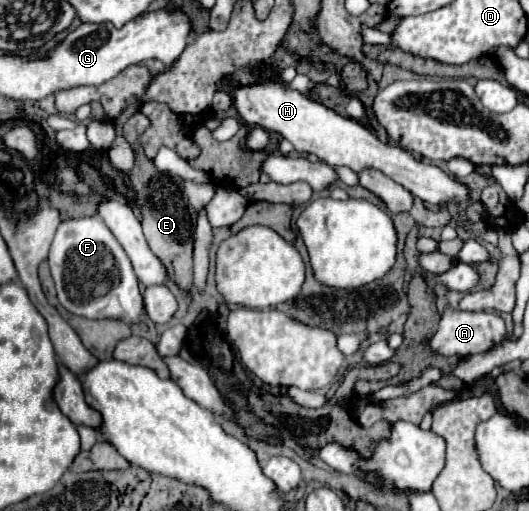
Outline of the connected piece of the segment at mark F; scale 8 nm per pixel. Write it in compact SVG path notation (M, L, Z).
M98 215L62 221L54 235L48 261L56 283L58 301L70 313L82 315L86 319L122 319L130 325L138 321L142 329L148 329L148 323L140 319L144 297L140 293L130 259Z

